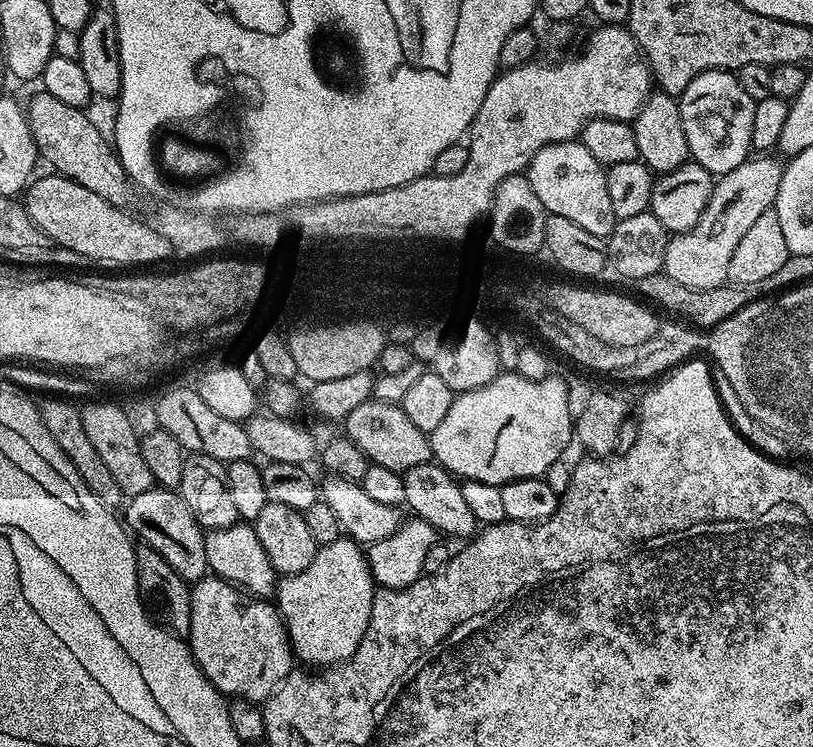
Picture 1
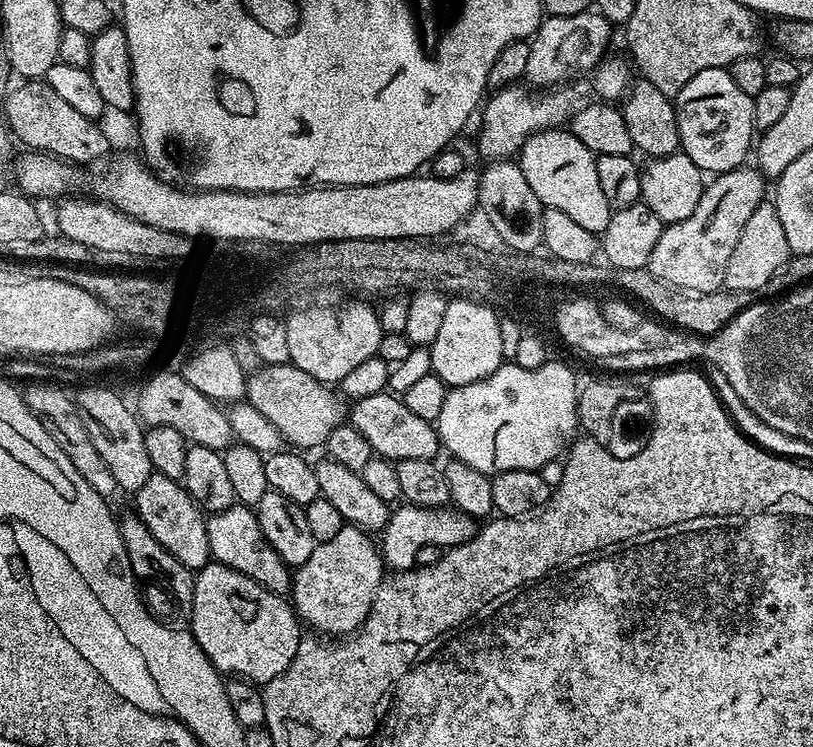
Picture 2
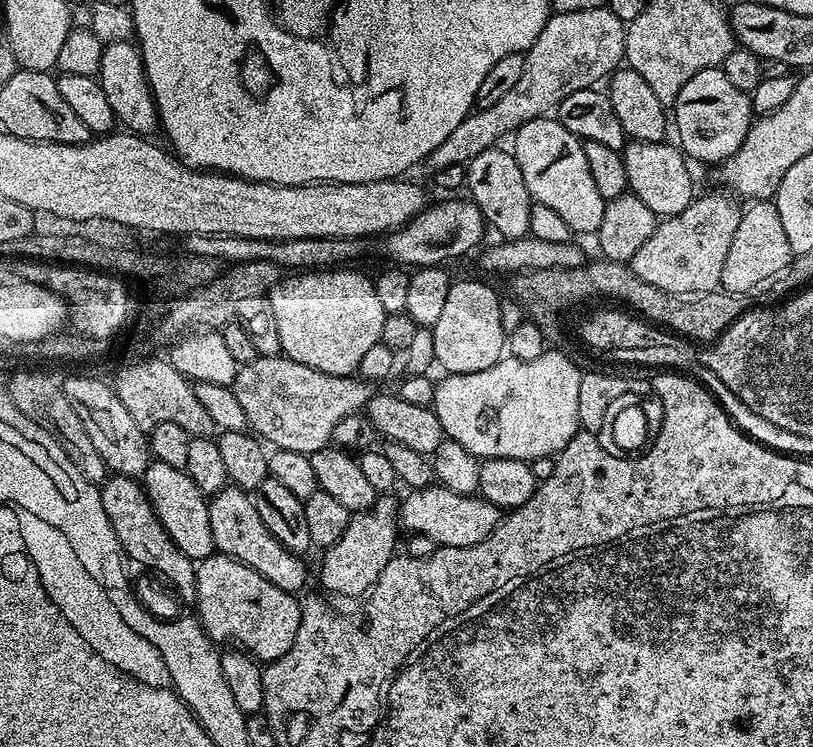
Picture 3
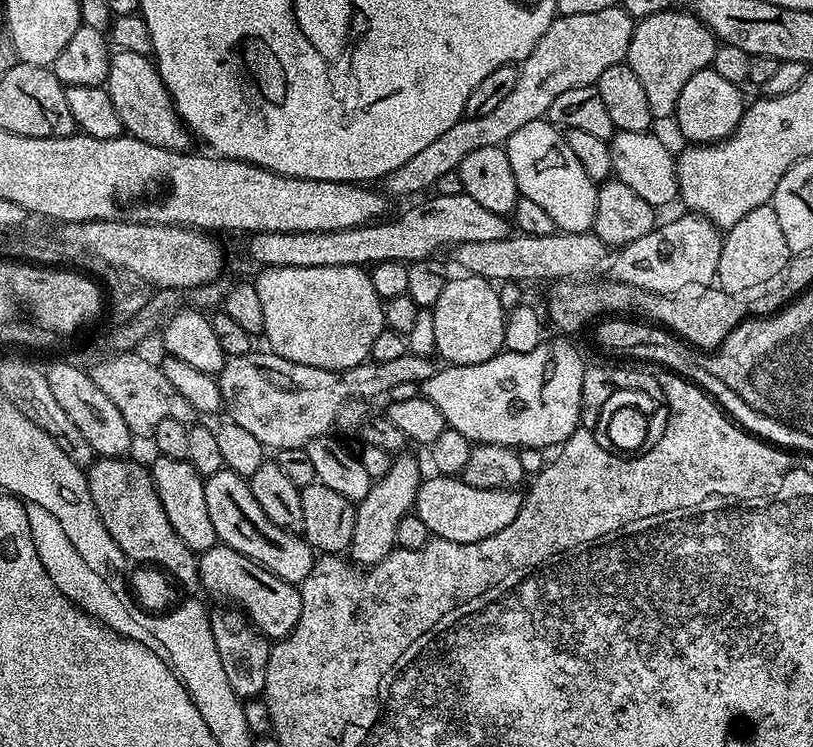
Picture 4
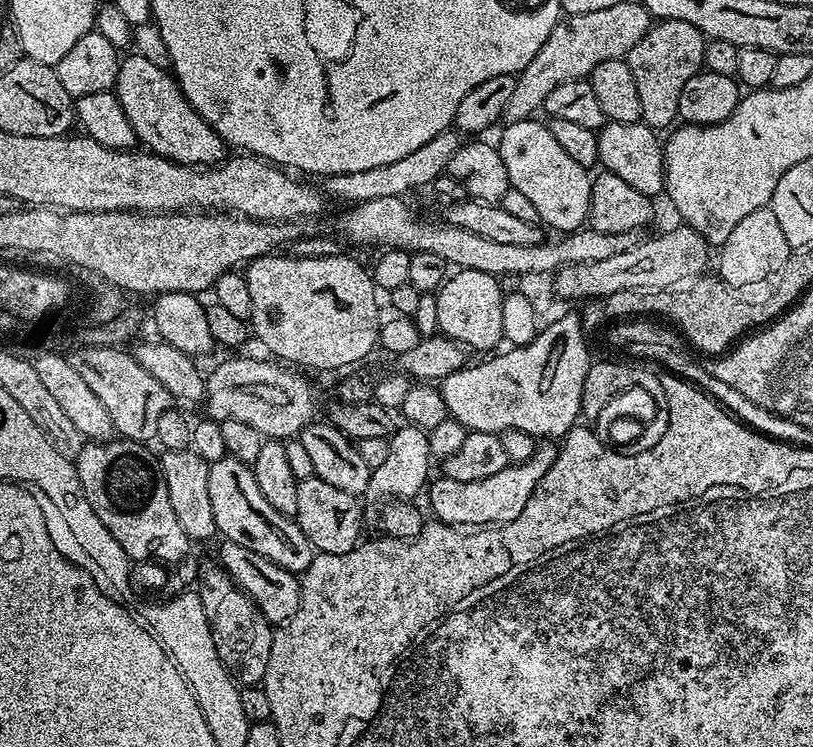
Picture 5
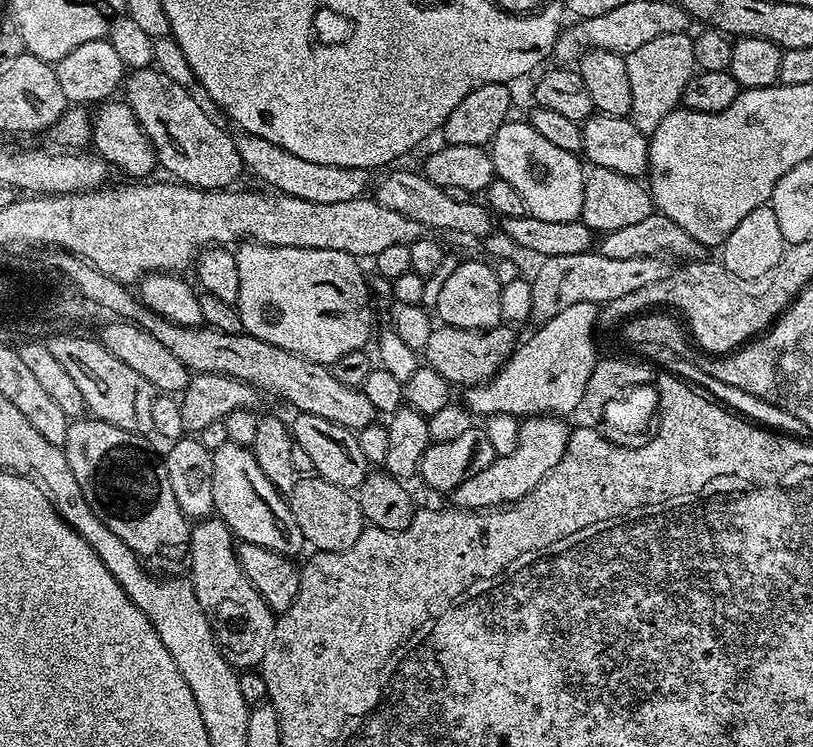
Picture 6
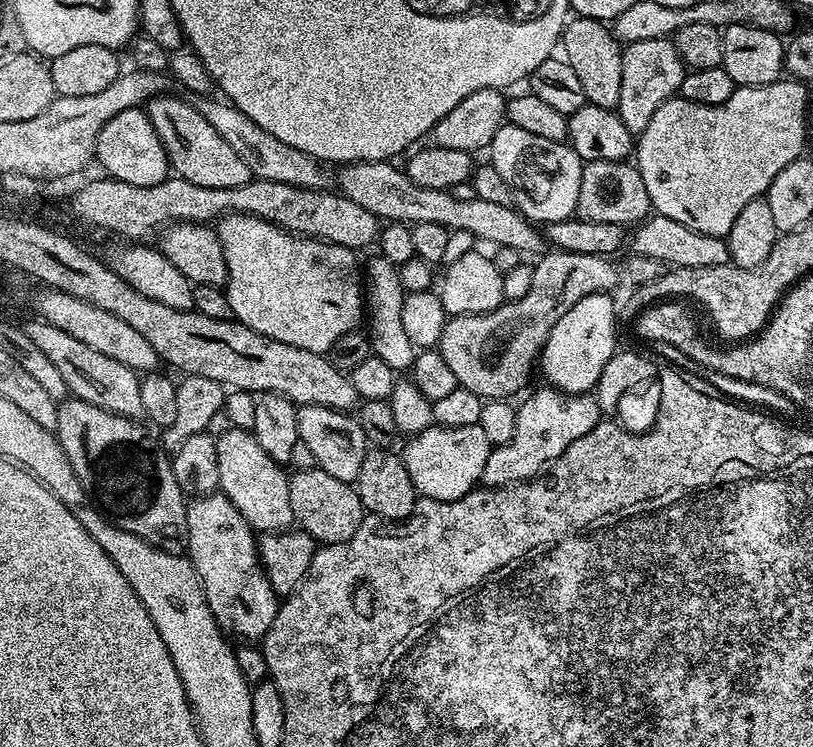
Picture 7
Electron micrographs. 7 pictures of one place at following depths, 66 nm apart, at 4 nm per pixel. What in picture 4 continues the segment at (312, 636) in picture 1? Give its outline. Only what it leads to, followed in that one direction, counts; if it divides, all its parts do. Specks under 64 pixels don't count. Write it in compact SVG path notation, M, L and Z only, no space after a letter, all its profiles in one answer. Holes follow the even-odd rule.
M397 455L388 473L381 480L375 481L366 498L362 498L356 504L350 556L357 565L371 566L382 562L382 558L386 558L391 554L392 549L397 547L398 522L413 511L422 479L419 462L408 455Z

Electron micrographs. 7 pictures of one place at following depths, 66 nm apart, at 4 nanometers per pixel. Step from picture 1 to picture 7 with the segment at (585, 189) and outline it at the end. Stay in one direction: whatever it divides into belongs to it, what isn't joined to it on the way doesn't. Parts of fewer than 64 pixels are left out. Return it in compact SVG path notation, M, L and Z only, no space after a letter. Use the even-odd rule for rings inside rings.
M505 122L498 134L494 134L490 155L491 166L512 191L513 205L527 220L543 226L576 216L578 186L582 186L585 161L571 144L550 142L550 138L538 138L538 134L522 130L522 126Z

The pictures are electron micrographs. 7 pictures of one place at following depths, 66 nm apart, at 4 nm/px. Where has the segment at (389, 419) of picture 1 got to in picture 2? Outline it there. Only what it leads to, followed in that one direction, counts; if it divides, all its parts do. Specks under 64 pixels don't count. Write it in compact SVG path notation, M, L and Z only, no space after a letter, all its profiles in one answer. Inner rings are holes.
M385 390L370 394L351 405L350 422L358 430L358 434L362 434L366 442L370 442L375 455L383 456L385 460L436 460L441 455L442 445L435 423L426 418L418 418L418 414L412 413L399 395L391 396L390 393L391 391Z

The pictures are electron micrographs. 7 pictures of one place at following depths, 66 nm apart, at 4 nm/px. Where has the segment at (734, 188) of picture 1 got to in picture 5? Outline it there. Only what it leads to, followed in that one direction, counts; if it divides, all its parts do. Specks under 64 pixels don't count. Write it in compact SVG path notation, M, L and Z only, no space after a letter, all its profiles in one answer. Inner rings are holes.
M687 226L672 228L661 236L641 239L626 254L614 254L614 258L602 258L602 262L578 262L567 264L554 273L556 292L564 300L588 302L593 298L618 294L618 290L635 288L665 288L682 282L682 278L699 276L708 264L710 245L702 234Z

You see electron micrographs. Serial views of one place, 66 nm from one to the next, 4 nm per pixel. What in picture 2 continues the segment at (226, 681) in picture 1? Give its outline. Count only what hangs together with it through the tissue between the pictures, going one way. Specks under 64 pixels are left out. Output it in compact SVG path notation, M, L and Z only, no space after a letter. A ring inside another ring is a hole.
M209 562L195 573L195 578L190 605L190 631L198 646L202 646L202 654L210 658L210 662L219 672L232 678L246 680L253 686L263 686L280 676L282 670L286 670L286 666L294 662L294 654L298 654L298 646L302 639L302 621L285 597L266 590L266 586L254 582L254 578L225 564Z

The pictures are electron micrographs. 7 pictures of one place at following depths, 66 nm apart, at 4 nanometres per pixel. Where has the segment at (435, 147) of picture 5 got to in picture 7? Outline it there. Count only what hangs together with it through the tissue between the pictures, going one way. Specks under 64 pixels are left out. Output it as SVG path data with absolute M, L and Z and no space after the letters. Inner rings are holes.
M193 95L190 102L198 110L198 114L202 114L202 118L206 118L206 122L210 122L210 126L214 126L218 134L222 134L222 139L238 153L238 158L242 158L242 162L250 166L255 179L284 182L286 186L299 188L323 189L325 187L325 165L321 161L314 159L313 156L307 156L302 150L294 150L294 146L286 146L286 142L278 142L274 134L266 134L262 126L250 122L250 118L246 118L246 114L242 114L233 104L220 98L212 99L211 95Z

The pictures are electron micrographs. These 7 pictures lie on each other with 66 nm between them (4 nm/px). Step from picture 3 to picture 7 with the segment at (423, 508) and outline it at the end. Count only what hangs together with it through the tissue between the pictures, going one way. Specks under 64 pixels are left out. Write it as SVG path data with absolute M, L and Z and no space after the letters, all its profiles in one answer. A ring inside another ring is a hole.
M543 386L537 392L532 392L516 408L516 421L514 422L513 437L504 444L493 447L491 454L486 458L486 466L482 477L483 483L490 488L502 488L513 482L531 480L543 473L582 434L594 430L596 424L601 423L602 413L595 395L577 394L574 392L561 392L560 389L551 386Z

